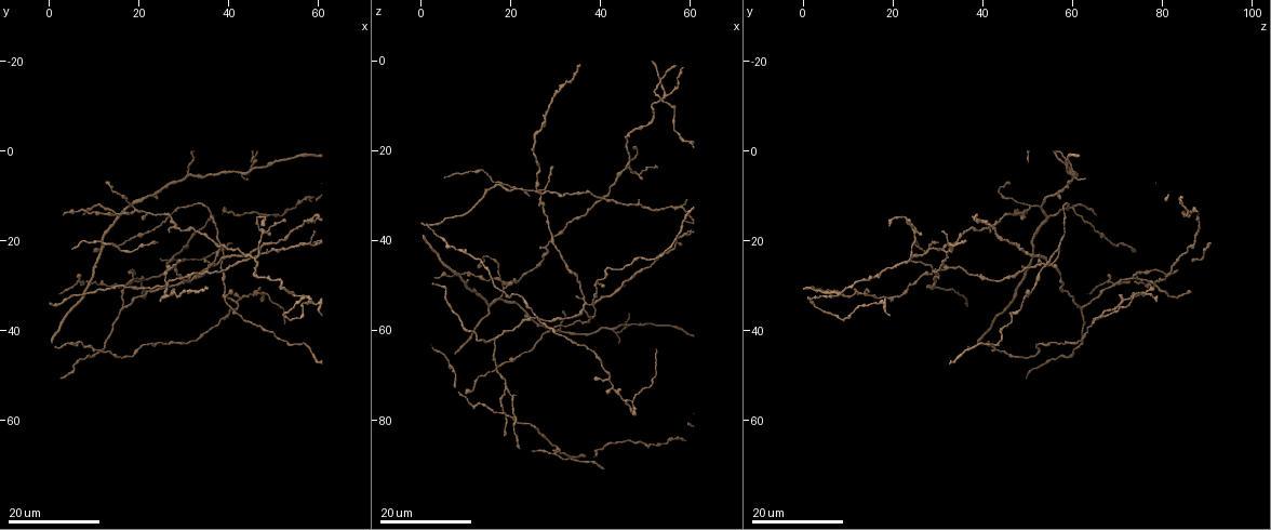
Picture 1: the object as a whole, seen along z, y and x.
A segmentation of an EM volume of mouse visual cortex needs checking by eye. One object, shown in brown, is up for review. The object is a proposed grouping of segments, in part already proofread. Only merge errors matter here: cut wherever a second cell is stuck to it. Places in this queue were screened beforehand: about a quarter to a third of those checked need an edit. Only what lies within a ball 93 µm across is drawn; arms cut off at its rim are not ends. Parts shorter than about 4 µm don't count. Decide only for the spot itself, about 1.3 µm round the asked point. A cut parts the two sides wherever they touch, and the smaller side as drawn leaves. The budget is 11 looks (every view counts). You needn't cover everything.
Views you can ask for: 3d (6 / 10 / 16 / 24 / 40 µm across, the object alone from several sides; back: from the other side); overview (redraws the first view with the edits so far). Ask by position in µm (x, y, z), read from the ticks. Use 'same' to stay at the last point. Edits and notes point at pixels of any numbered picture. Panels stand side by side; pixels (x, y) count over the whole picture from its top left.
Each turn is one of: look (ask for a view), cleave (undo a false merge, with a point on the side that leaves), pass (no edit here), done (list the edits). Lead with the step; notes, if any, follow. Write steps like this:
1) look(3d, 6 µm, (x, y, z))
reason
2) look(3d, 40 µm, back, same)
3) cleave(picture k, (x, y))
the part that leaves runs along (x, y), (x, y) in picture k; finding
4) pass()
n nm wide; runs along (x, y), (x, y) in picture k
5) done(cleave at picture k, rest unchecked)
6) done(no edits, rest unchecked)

look(3d, 24 µm, (31.0, 4.5, 59.5))
a fork

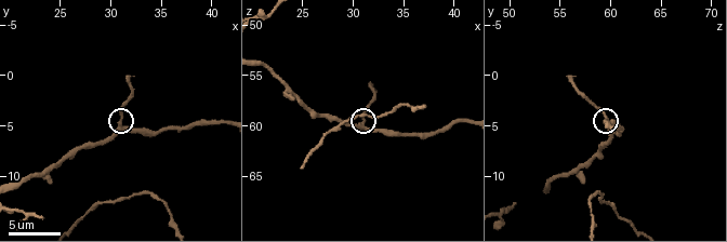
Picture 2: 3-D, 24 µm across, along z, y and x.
look(3d, 6 µm, (31.0, 5.0, 60.0))

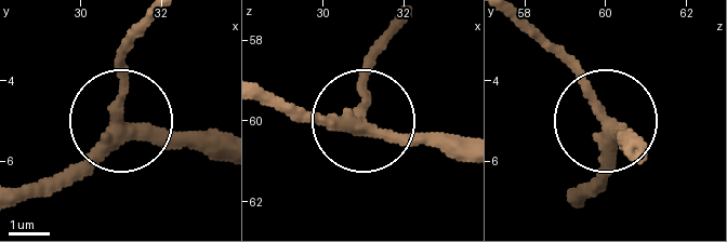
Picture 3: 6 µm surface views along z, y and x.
pass()
runs along (27, 196), (57, 183), (116, 120), (120, 41) in picture 3; one cell here

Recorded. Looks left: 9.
look(3d, 24 µm, (46.5, 24.0, 24.0))
branch point

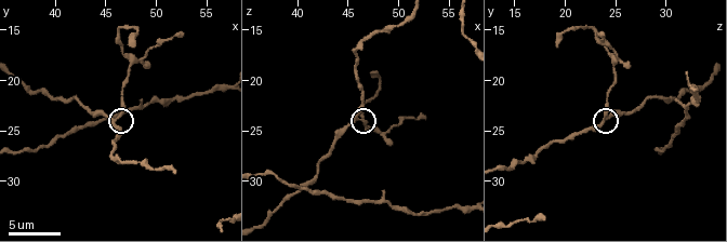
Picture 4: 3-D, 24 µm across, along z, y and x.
look(3d, 6 µm, (46.0, 23.8, 23.6))

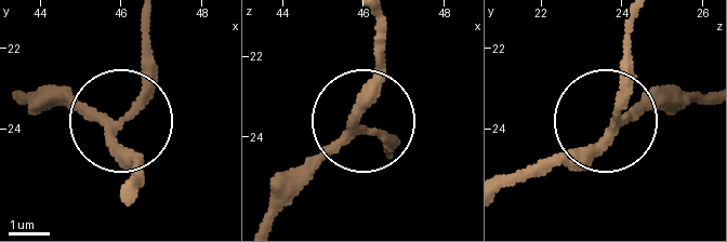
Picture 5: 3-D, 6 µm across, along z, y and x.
pass()
runs along (21, 95), (123, 112), (145, 75), (145, 26) in picture 5; continuous, no second cell

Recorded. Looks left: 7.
look(3d, 24 µm, (43.0, 4.5, 60.5))
four arms meet

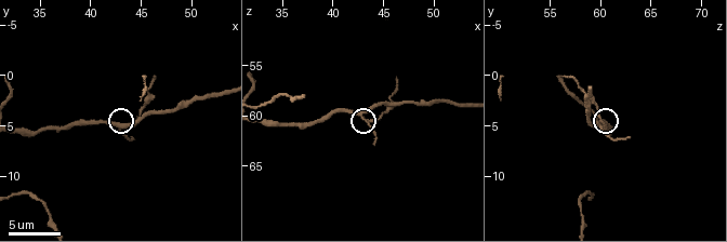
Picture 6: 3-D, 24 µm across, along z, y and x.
look(3d, 10 µm, (43.0, 5.0, 60.2))

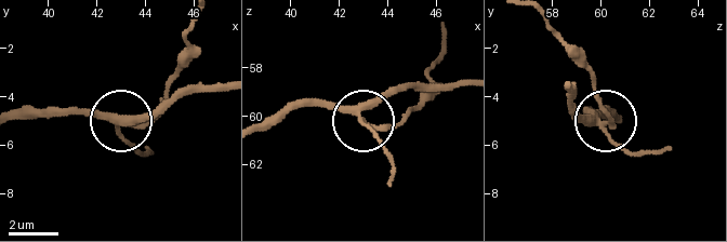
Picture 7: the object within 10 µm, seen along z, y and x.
pass()
280 nm wide; continuous, no second cell

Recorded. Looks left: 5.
look(3d, 24 µm, (15.0, 14.5, 55.0))
side arm on a straight run

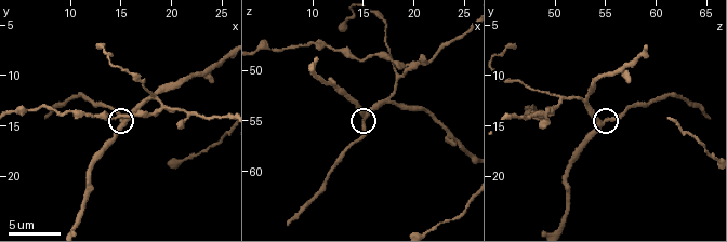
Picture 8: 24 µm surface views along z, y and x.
look(3d, 6 µm, (15.0, 14.8, 54.8))

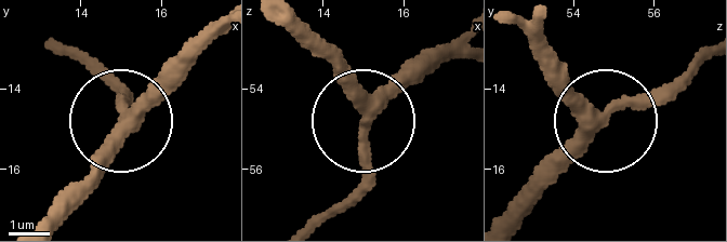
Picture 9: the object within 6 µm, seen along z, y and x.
pass()
side arm 15 µm; runs along (517, 24), (568, 86), (610, 110), (661, 104), (689, 79) in picture 9; continuous, no second cell

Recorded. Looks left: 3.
look(3d, 16 µm, (19.0, 28.5, 73.0))
three arms meet

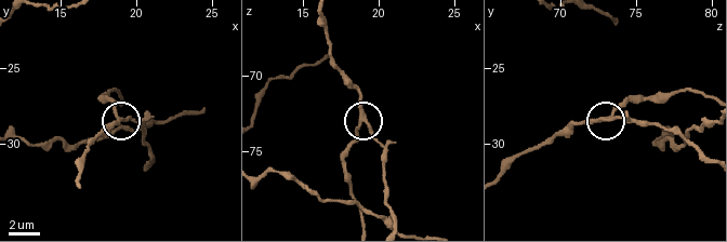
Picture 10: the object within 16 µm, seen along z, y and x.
look(3d, 10 µm, same)

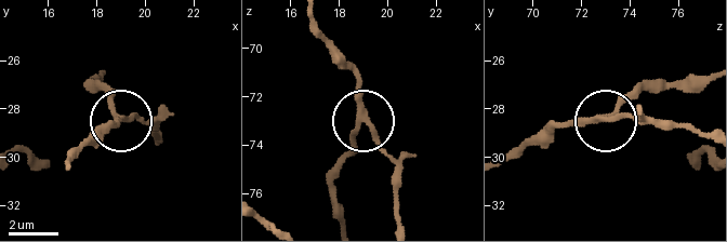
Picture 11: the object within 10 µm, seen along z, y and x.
pass()
3 arms; runs along (502, 163), (558, 123), (607, 120), (649, 80) in picture 11; all the same cell

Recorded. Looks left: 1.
done(no edits, rest unchecked)

